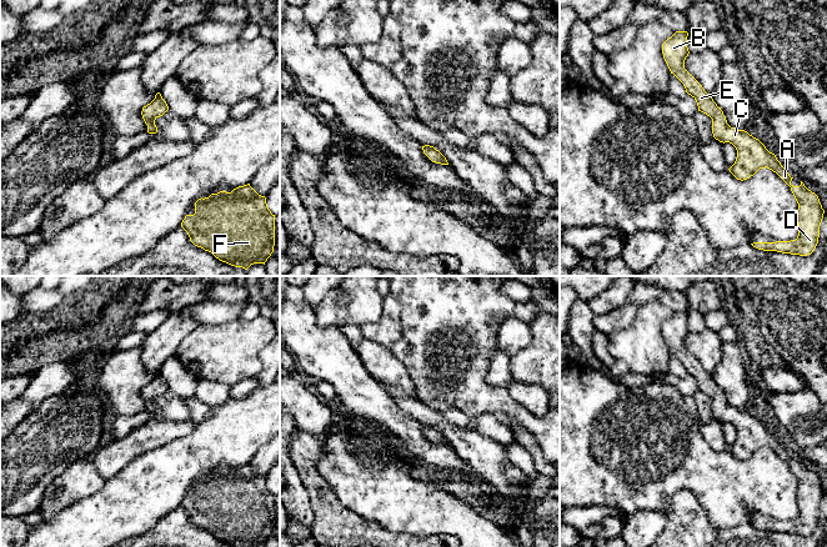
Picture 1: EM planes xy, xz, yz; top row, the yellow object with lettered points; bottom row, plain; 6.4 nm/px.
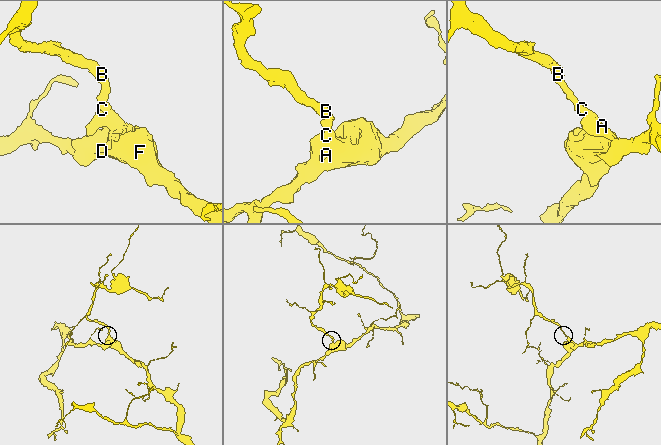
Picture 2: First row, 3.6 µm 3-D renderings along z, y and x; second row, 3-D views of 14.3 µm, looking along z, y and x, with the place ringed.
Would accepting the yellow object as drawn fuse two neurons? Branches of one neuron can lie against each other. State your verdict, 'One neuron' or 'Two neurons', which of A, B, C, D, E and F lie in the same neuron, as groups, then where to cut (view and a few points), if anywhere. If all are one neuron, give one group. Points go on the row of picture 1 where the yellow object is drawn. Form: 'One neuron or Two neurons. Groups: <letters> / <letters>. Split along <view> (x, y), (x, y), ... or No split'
One neuron. Groups: A B C D E F. No split

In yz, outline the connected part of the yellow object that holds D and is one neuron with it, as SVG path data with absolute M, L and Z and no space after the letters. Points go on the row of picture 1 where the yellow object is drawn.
M676 31L662 44L663 59L671 71L685 86L698 106L698 111L712 119L712 134L720 142L730 142L737 150L735 164L728 169L737 180L747 180L760 169L770 169L776 172L790 187L798 204L797 222L798 236L791 241L753 242L753 247L763 251L807 256L811 255L820 237L820 226L825 210L818 196L808 190L801 181L800 186L791 184L792 179L787 170L770 152L766 146L745 130L731 127L721 107L707 94L702 85L685 69L685 60L690 51L687 47L687 31Z

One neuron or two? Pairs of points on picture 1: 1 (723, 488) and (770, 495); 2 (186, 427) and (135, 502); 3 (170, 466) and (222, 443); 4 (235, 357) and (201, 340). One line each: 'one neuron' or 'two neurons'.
1: one neuron
2: two neurons
3: one neuron
4: one neuron

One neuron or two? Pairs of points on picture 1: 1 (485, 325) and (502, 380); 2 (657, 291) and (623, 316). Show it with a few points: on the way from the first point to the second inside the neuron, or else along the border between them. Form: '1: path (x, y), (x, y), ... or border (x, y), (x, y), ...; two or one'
1: border (496, 347), (486, 380); two
2: path (648, 292), (631, 307); one

